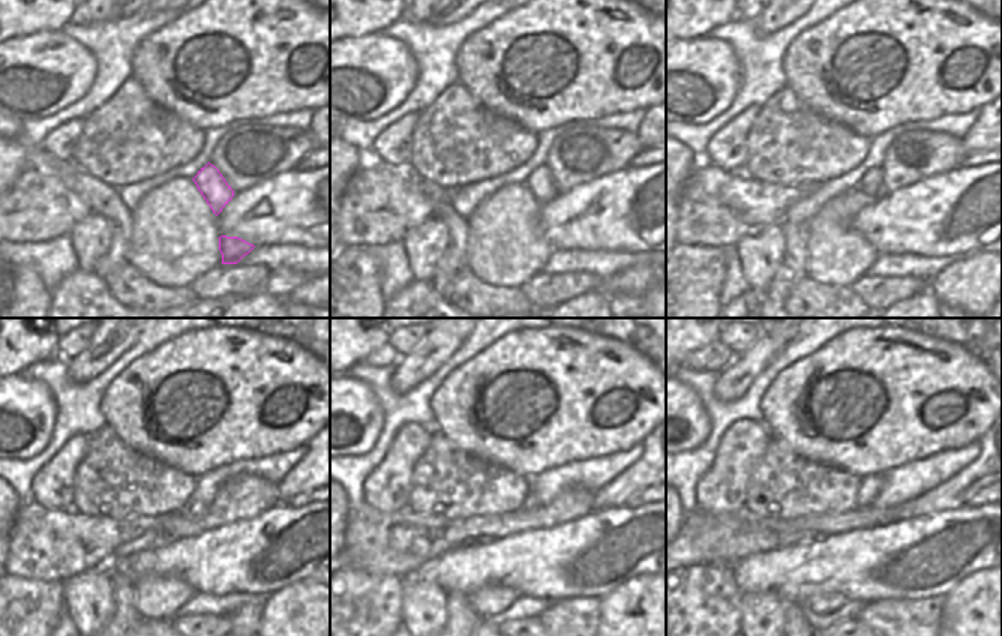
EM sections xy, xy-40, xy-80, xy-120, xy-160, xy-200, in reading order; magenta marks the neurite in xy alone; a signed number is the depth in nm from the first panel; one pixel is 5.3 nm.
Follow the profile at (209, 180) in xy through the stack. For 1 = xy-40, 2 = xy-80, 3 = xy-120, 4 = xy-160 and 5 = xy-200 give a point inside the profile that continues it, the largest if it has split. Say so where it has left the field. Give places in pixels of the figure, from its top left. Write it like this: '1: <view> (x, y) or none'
1: xy-40 (540, 182)
2: xy-80 (870, 183)
3: xy-120 (197, 509)
4: xy-160 (530, 503)
5: xy-200 (870, 485)

